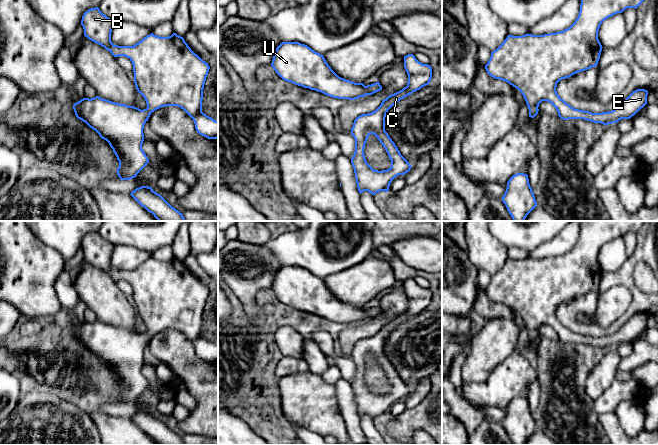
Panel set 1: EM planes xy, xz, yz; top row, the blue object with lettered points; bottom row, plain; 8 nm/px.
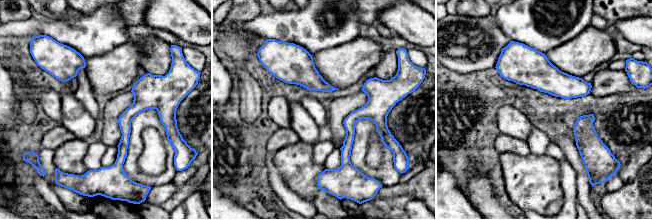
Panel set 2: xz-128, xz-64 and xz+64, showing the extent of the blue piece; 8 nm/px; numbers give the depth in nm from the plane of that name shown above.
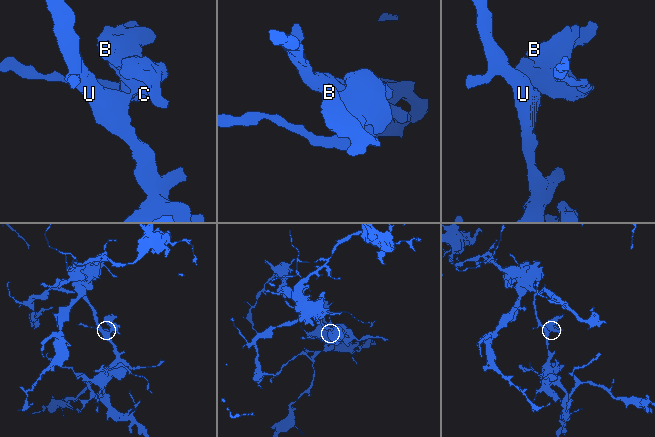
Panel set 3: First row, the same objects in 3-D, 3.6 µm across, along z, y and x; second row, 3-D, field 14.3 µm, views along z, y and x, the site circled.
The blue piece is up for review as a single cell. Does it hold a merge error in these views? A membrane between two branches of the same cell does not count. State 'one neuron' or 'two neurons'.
one neuron

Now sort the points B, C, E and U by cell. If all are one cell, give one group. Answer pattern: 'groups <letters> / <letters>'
groups B C E U

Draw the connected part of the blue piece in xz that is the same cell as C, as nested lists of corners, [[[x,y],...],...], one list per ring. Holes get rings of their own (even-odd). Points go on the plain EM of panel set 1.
[[[413,278],[404,280],[404,292],[408,299],[407,310],[382,324],[375,335],[358,340],[351,352],[351,358],[355,363],[355,376],[351,387],[360,418],[364,415],[372,419],[380,415],[388,416],[392,404],[398,399],[406,398],[412,391],[385,355],[385,341],[388,334],[397,326],[430,307],[432,292],[419,286]],[[370,358],[374,358],[385,372],[391,384],[389,393],[374,394],[367,387],[364,372]]]

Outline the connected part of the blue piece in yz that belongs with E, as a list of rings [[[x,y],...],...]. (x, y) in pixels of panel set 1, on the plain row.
[[[580,221],[580,235],[575,246],[567,253],[544,259],[525,258],[522,260],[508,259],[504,266],[493,276],[485,289],[487,297],[495,302],[506,305],[517,312],[523,319],[529,333],[529,341],[538,338],[542,325],[550,326],[563,344],[584,343],[594,347],[608,349],[621,343],[630,343],[647,328],[648,315],[633,315],[617,332],[609,336],[592,337],[575,333],[557,318],[557,307],[572,299],[597,290],[602,275],[598,263],[600,249],[607,242],[622,237],[627,232],[637,232],[646,221]]]

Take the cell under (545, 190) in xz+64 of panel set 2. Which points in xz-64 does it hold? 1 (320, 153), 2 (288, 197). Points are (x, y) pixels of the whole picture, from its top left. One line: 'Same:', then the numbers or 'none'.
Same: none

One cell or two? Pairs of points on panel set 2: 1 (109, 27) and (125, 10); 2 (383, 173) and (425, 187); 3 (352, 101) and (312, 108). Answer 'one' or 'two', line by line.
1: two
2: two
3: two

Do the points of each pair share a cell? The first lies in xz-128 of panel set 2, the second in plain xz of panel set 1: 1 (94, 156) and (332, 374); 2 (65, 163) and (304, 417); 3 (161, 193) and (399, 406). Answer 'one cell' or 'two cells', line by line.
1: one cell
2: one cell
3: two cells

